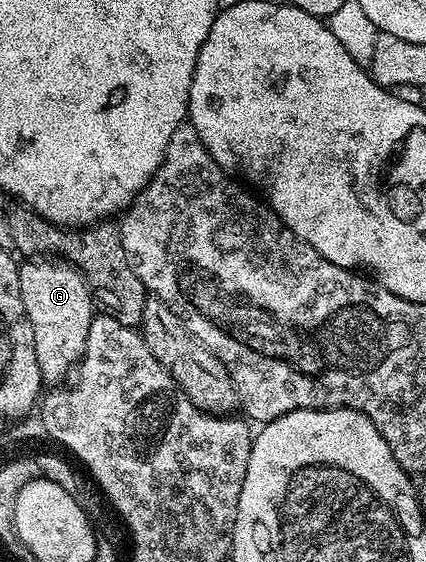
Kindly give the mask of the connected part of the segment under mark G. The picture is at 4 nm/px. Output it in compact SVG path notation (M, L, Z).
M37 256L20 263L19 292L23 296L23 308L33 325L41 381L45 384L64 383L81 361L87 344L87 332L95 317L95 303L89 285L85 283L85 275L64 260Z

